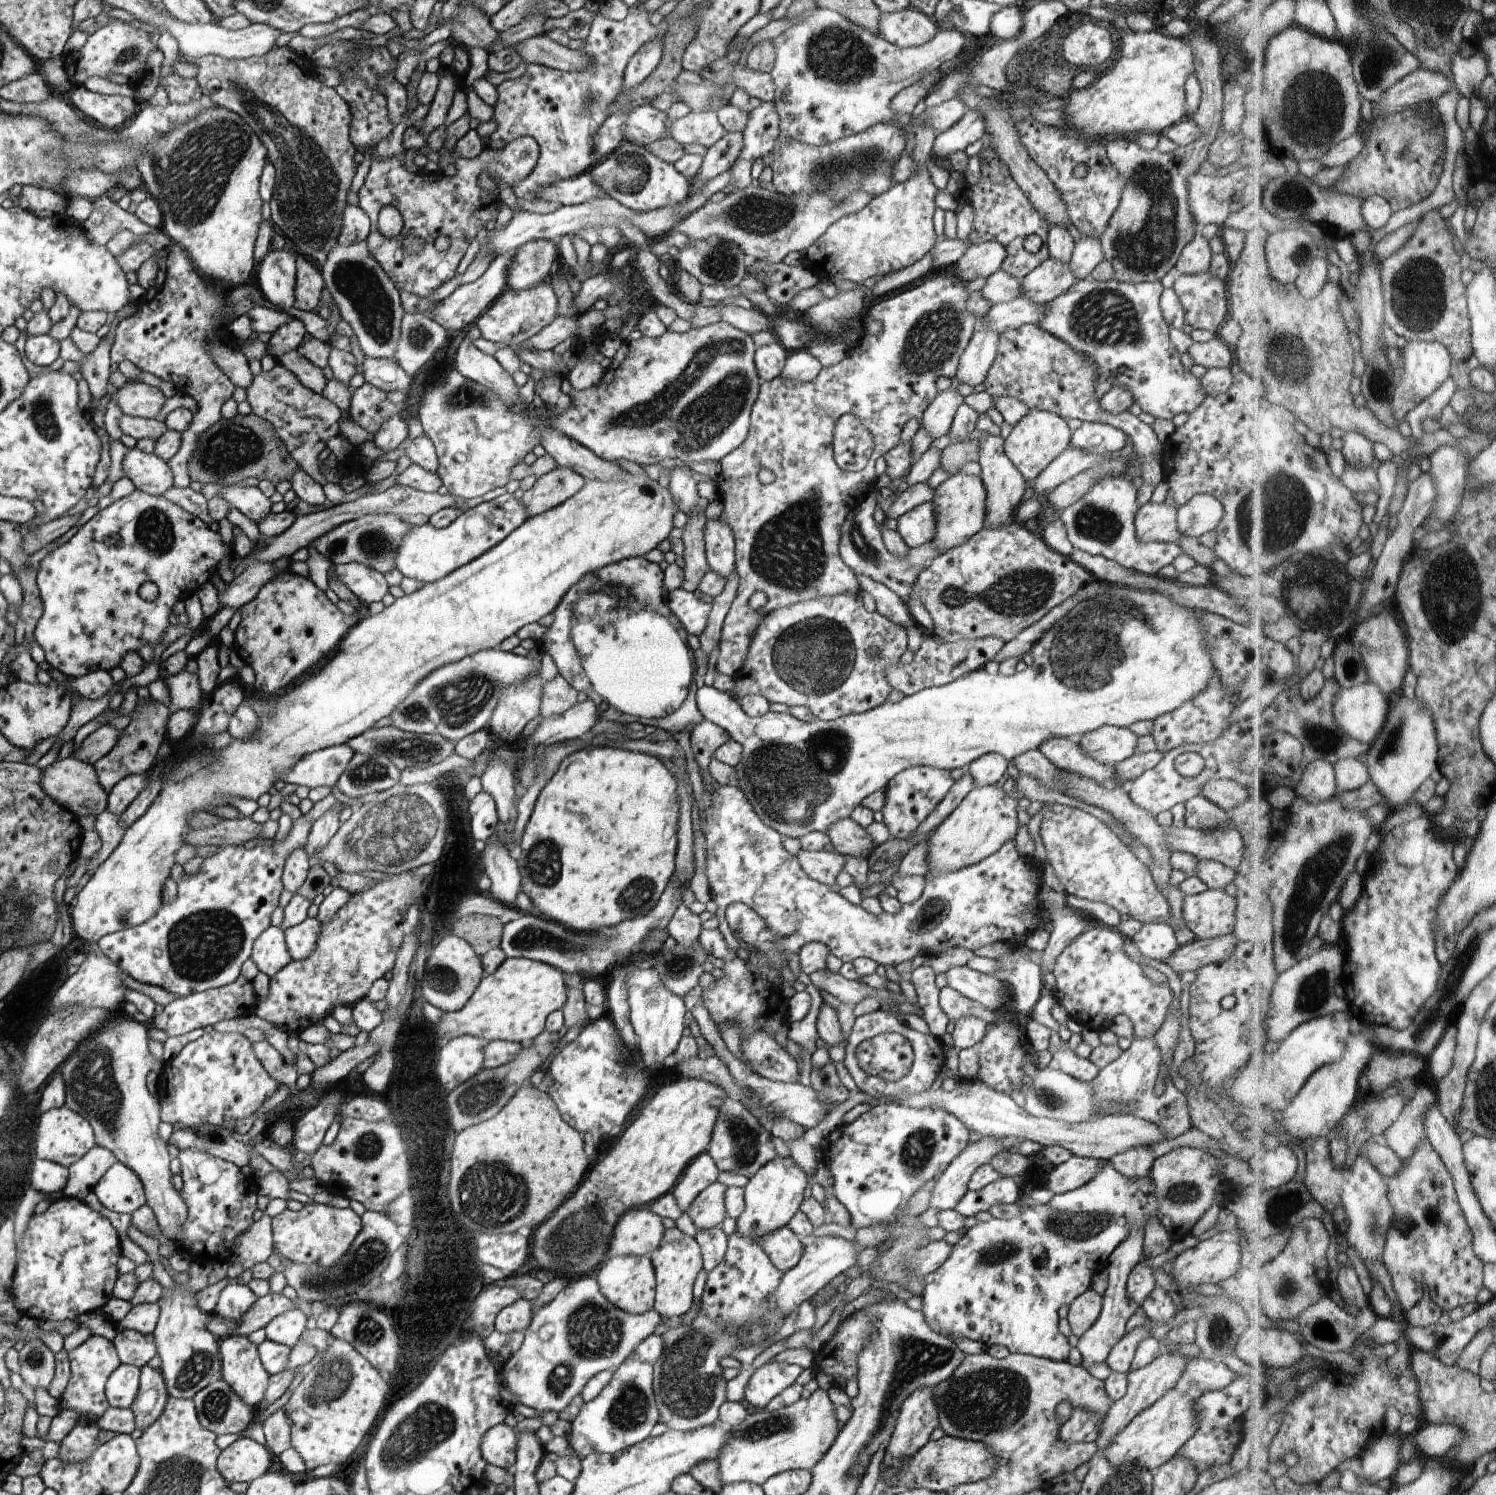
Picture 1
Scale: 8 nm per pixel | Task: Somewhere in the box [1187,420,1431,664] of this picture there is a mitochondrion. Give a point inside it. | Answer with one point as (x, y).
(1277, 521)

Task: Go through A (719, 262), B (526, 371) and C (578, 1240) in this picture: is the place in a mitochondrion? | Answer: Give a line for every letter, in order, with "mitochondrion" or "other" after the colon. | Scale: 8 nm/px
A: mitochondrion
B: other
C: mitochondrion

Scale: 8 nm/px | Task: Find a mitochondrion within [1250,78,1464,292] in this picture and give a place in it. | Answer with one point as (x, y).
(1340, 106)

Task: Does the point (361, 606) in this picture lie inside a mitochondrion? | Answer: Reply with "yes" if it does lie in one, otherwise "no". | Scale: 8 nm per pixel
no

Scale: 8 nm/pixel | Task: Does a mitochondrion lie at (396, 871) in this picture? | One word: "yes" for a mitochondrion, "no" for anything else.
yes

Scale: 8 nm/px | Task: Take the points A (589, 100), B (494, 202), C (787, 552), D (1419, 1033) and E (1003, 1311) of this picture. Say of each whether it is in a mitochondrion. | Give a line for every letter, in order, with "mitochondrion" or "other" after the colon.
A: mitochondrion
B: other
C: mitochondrion
D: mitochondrion
E: other

